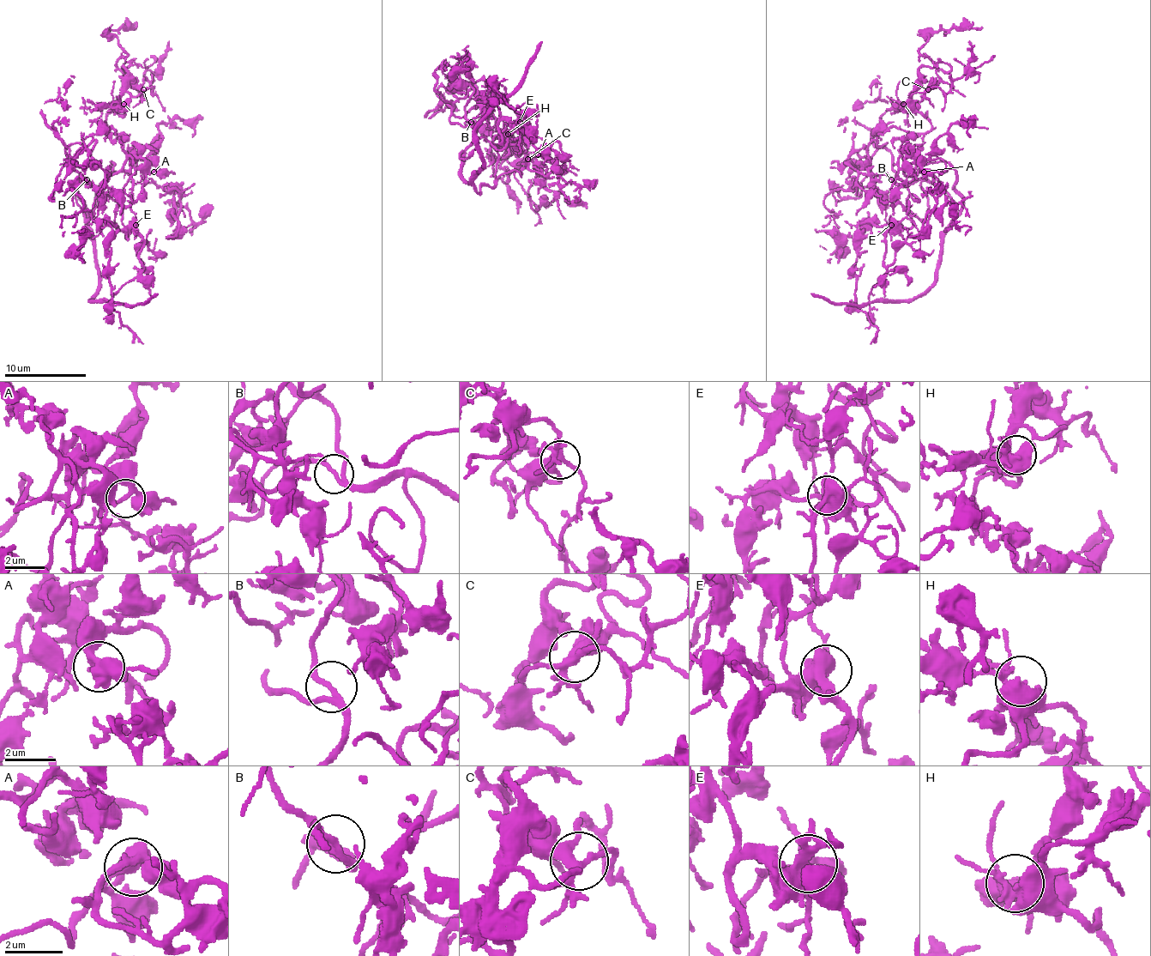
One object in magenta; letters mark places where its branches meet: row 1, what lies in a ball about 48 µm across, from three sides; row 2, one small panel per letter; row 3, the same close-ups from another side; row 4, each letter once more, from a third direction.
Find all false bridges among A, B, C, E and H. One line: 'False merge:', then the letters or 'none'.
False merge: none

